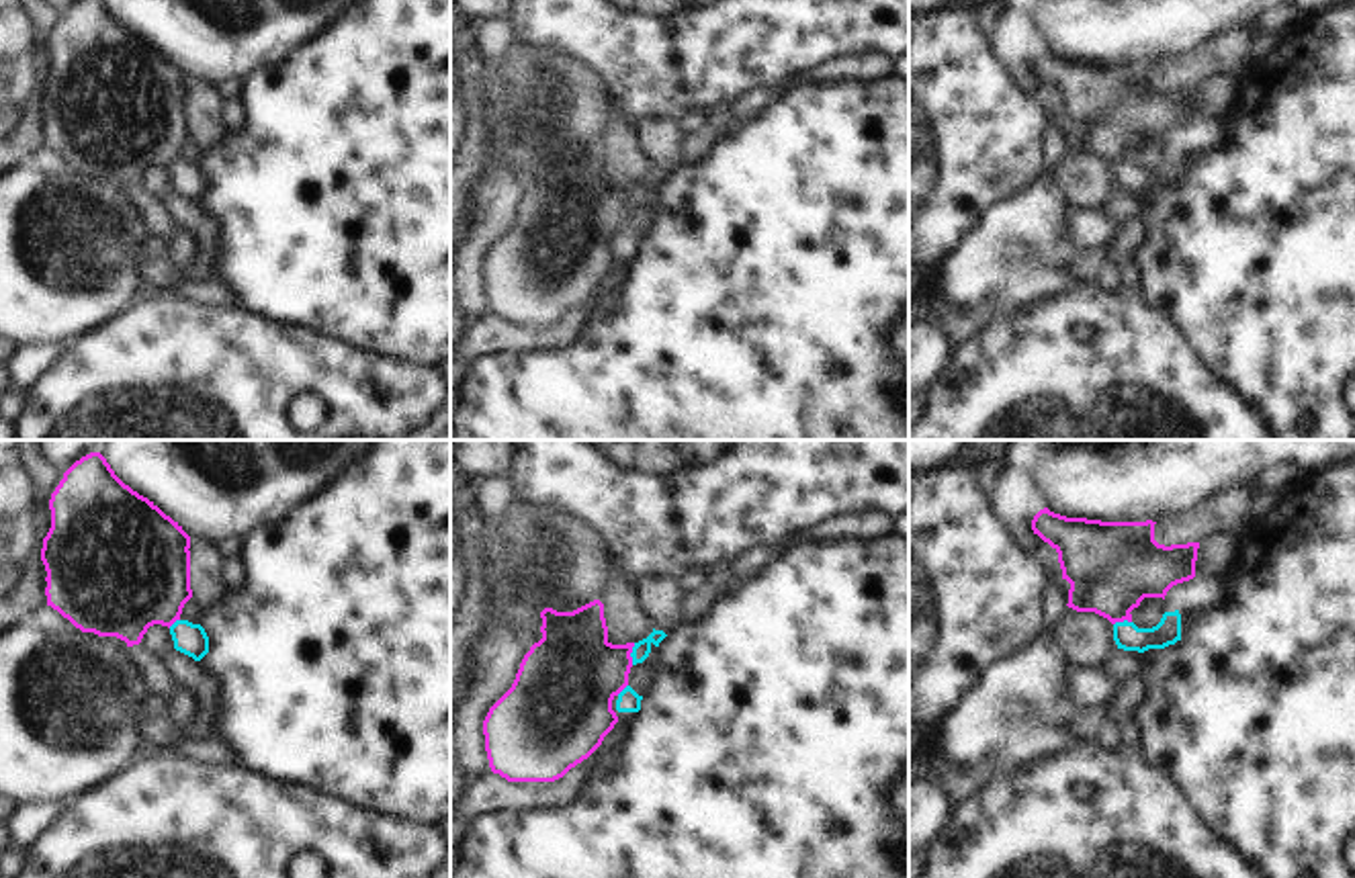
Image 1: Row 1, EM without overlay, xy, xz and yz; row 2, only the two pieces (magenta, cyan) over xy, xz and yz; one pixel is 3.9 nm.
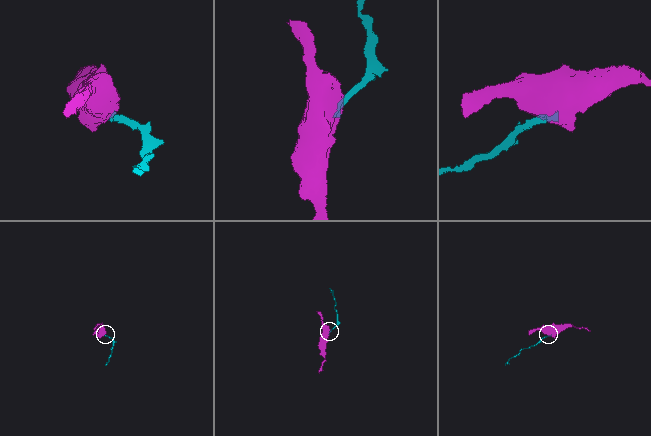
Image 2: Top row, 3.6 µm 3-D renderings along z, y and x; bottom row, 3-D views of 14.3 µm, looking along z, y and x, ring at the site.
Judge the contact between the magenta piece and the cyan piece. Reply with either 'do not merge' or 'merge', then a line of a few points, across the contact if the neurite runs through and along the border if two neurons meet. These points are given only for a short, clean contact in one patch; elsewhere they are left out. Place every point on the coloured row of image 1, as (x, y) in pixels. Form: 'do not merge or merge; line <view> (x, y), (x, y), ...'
do not merge; line xz (635, 643), (631, 664)

